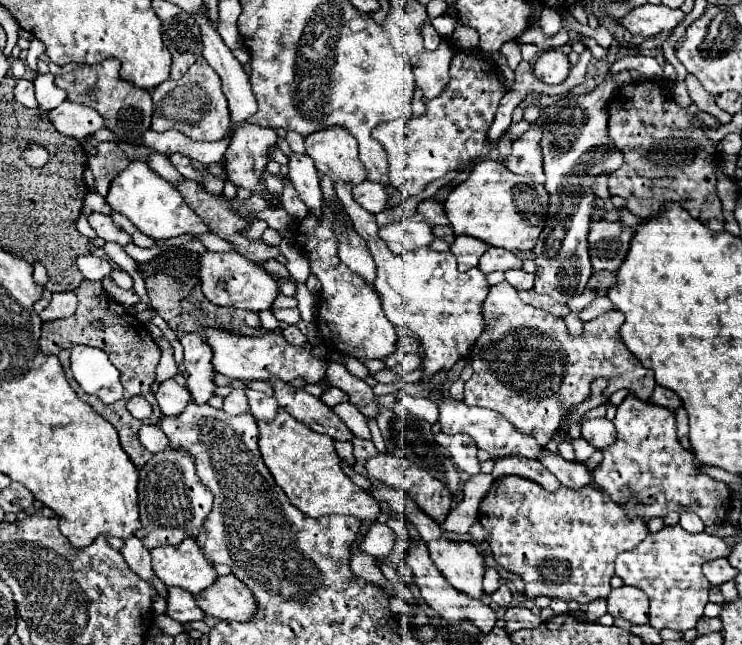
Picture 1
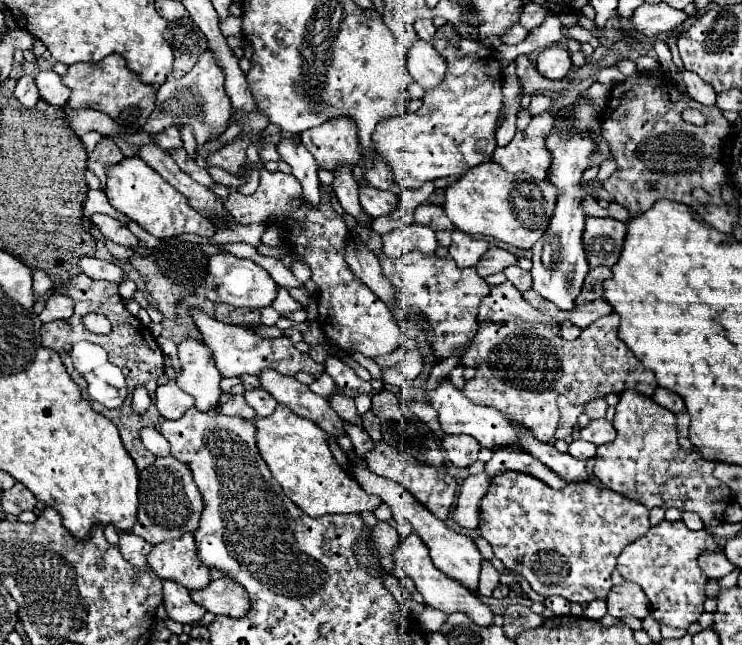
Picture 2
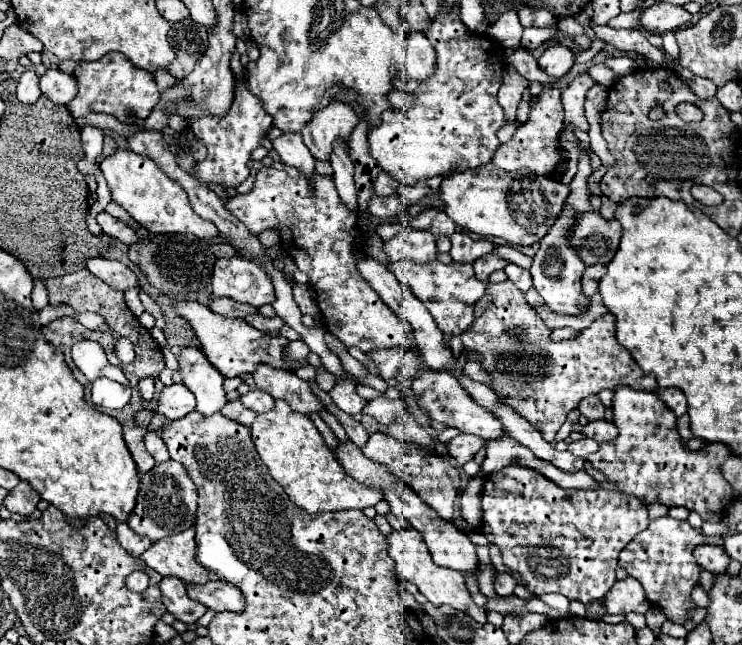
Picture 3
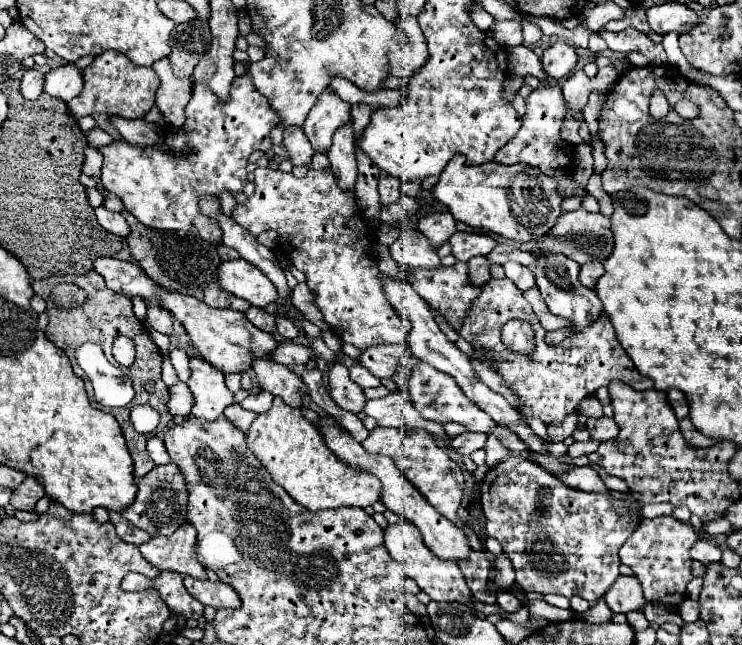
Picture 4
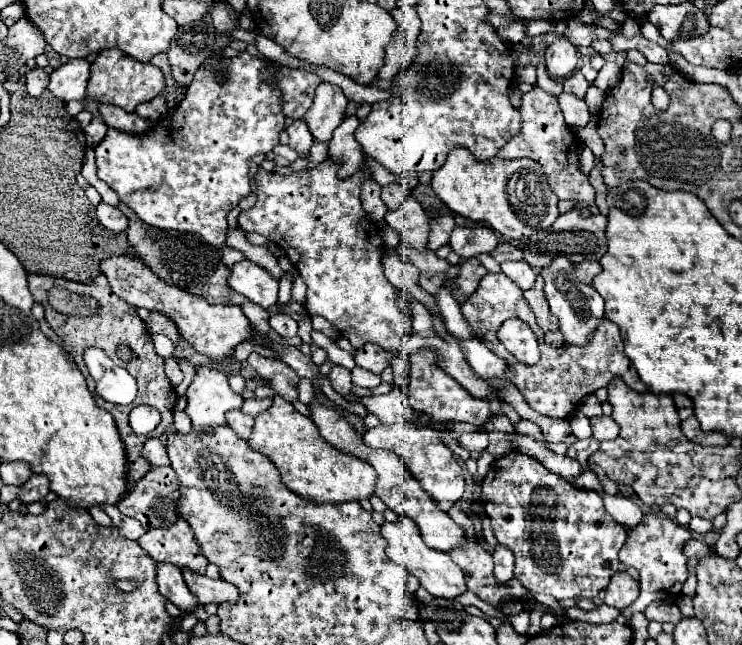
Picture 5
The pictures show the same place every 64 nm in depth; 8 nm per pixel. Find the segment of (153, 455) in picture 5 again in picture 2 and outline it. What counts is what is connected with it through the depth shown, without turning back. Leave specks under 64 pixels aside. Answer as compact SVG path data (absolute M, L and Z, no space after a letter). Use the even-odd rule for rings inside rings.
M142 428L142 430L140 430L140 440L142 440L142 444L144 444L154 456L168 456L168 454L170 454L170 444L168 444L168 440L158 432L158 428Z

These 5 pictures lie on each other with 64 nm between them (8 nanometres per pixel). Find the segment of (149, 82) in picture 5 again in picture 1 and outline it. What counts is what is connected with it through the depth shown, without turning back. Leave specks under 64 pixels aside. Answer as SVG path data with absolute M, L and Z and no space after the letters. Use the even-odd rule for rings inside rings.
M110 58L104 62L92 64L92 66L66 64L60 68L60 72L54 76L54 80L56 80L56 86L66 92L66 100L70 96L72 102L94 108L104 118L104 128L108 128L110 132L120 136L130 146L140 146L136 142L150 128L150 118L152 118L150 92L136 88L128 82L122 82L118 76L118 70L120 70L120 62L110 60Z

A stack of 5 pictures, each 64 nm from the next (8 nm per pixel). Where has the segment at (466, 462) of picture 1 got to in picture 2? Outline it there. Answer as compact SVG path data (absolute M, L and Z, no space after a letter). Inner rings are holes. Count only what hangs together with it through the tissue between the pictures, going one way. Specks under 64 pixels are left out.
M442 436L442 446L450 458L450 462L458 468L468 468L478 460L478 440L474 440L472 436Z

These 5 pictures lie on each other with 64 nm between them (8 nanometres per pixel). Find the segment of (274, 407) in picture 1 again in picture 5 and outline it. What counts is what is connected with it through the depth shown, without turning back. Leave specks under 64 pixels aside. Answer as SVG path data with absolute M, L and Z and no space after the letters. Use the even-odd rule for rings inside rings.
M248 398L248 400L242 404L242 412L252 414L252 416L258 416L260 412L268 410L270 406L272 406L272 398Z

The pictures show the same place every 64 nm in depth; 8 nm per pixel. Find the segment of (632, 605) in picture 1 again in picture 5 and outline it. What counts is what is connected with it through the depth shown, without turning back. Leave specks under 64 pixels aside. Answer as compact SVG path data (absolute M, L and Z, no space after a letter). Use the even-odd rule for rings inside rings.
M620 570L620 572L616 572L616 576L610 580L610 584L606 588L604 604L624 610L634 604L634 600L638 598L638 592L640 592L638 582L632 576L628 576L624 570Z

